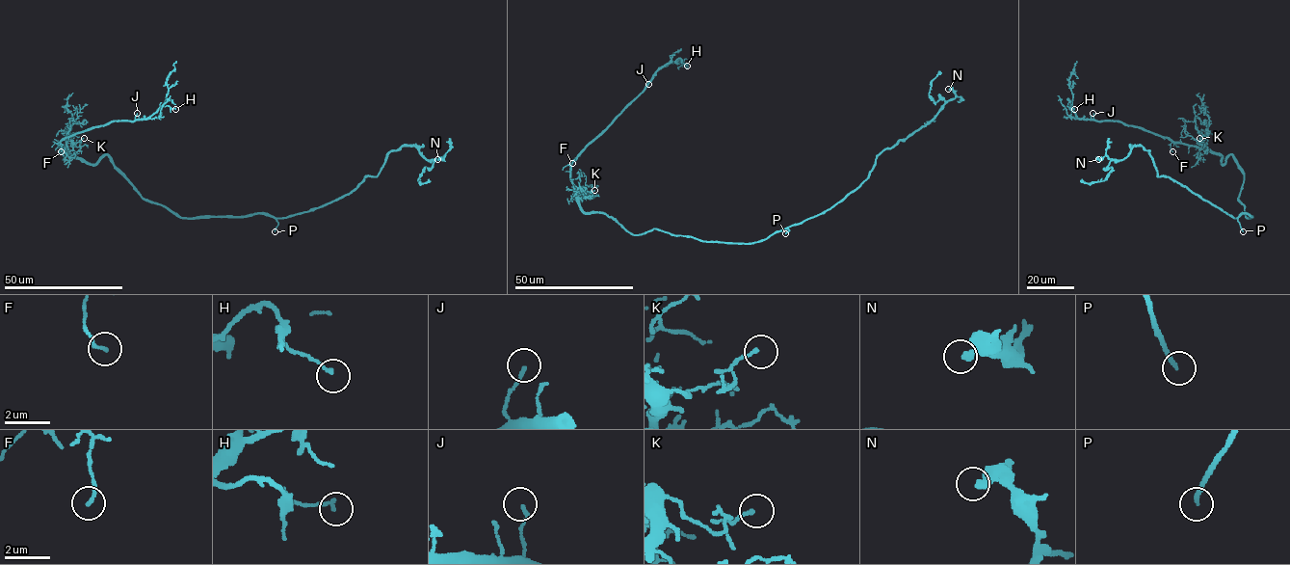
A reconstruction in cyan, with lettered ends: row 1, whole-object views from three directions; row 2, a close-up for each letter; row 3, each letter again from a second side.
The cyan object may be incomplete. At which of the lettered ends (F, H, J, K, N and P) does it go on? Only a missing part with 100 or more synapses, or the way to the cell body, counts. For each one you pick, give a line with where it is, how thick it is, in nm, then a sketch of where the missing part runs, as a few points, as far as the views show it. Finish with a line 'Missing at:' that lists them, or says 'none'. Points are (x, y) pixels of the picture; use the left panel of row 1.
P: place (275, 231); calibre 200 nm
Missing at: P

